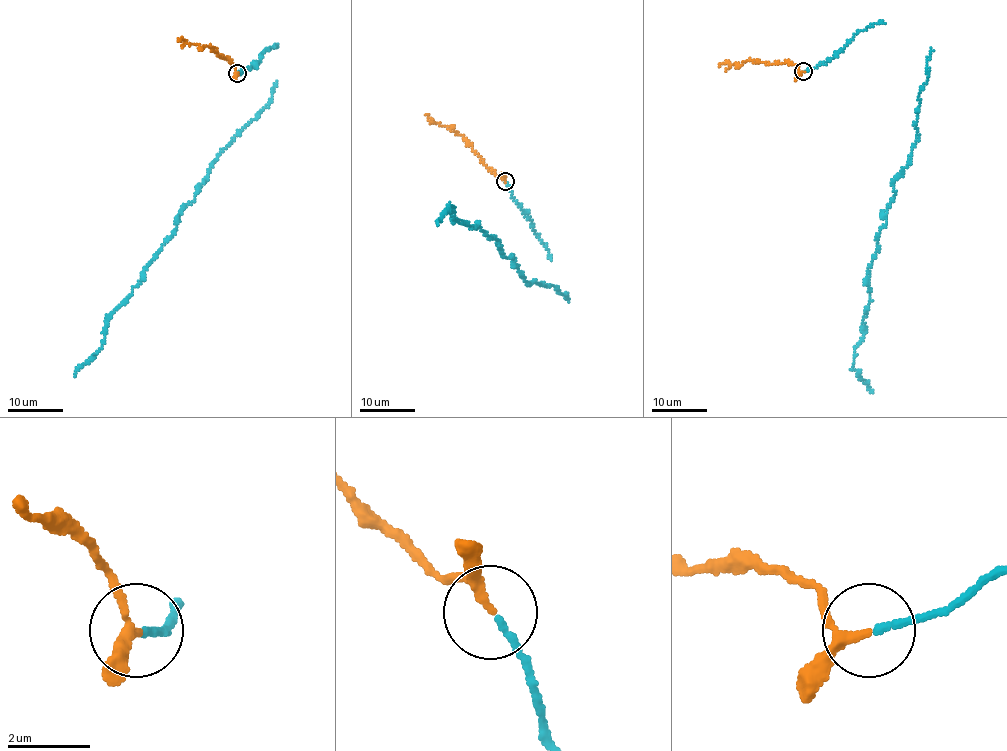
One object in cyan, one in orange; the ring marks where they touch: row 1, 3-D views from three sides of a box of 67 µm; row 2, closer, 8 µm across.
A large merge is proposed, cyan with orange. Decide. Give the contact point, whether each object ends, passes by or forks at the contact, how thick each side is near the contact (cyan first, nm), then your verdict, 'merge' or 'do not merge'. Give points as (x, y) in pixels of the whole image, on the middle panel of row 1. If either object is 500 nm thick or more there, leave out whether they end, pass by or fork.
(505, 181) | cyan ends | orange passes by | 160/190 nm | merge

